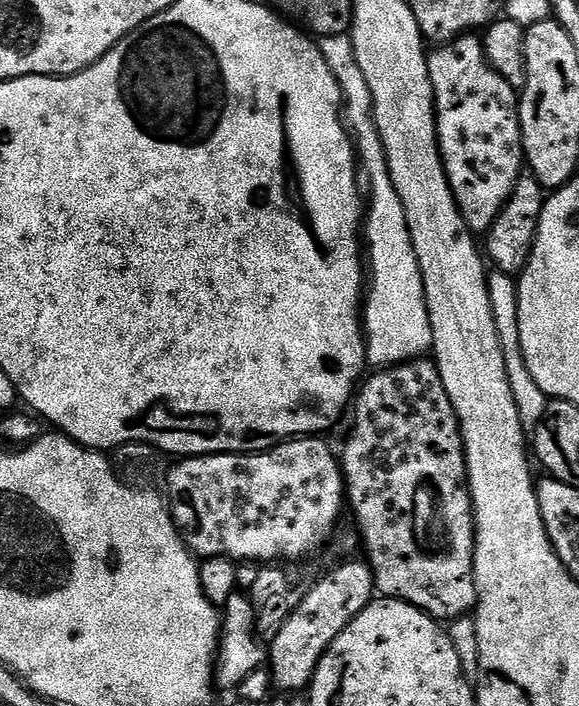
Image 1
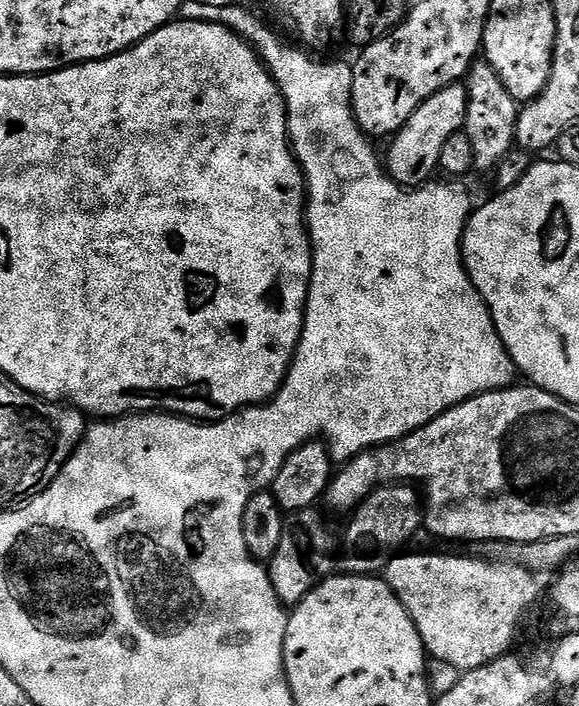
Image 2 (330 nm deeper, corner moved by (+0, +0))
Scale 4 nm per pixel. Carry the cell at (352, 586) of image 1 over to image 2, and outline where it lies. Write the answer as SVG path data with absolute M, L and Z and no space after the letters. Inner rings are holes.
M388 482L385 483L383 486L378 487L373 490L371 494L363 500L356 509L351 513L352 521L348 524L348 529L344 532L344 544L342 540L342 548L344 552L344 568L343 571L350 576L375 576L377 574L383 573L384 569L387 568L390 561L392 561L393 556L405 551L409 547L408 544L411 542L412 539L416 536L416 531L421 531L423 522L424 522L424 506L422 503L422 496L419 491L411 483L408 482Z

